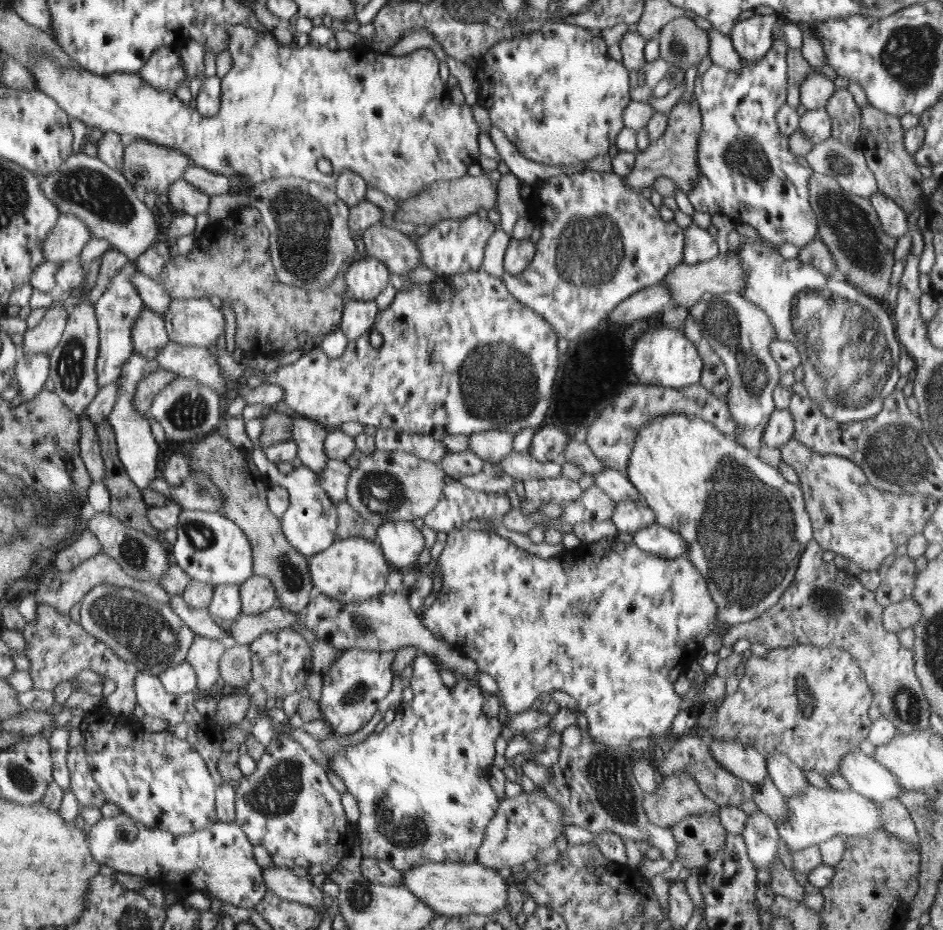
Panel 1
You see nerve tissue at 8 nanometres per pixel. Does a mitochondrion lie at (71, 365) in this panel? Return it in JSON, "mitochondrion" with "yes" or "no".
{"mitochondrion":"yes"}

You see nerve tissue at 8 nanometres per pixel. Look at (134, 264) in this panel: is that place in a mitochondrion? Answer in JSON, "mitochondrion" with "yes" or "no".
{"mitochondrion":"no"}

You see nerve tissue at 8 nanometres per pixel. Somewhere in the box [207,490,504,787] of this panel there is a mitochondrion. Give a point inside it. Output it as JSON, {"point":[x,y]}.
{"point":[291,575]}

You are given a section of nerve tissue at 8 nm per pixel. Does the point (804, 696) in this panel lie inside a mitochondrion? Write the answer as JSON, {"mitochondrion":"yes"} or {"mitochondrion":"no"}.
{"mitochondrion":"yes"}

